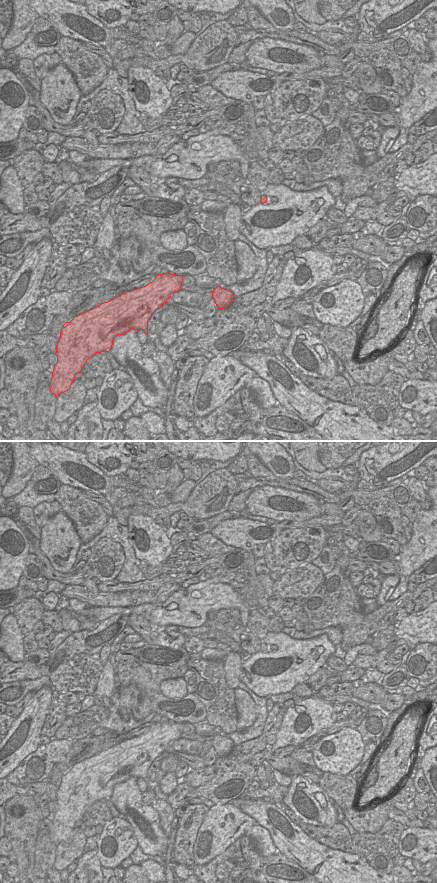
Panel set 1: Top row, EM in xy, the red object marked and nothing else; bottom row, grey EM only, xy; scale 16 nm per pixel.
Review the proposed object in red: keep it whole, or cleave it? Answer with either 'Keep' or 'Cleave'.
Cleave

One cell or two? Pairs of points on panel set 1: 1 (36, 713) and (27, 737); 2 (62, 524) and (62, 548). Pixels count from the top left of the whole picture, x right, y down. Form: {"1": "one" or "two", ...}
{"1": "one", "2": "one"}

